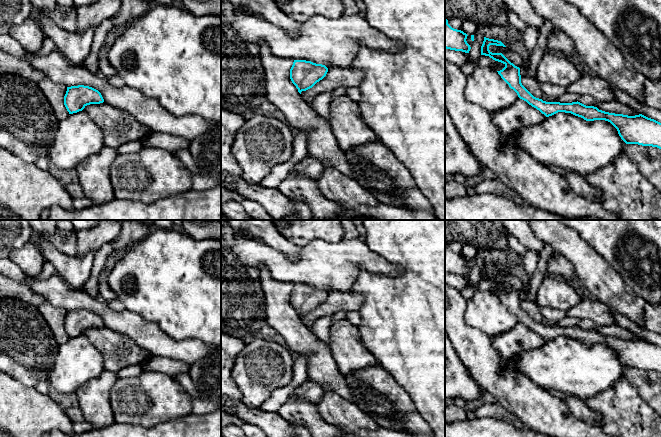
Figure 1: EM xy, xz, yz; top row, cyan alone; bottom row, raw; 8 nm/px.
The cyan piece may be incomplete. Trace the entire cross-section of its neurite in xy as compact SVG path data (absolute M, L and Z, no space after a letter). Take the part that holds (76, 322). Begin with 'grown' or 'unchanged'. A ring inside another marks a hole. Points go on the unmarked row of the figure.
unchanged | M78 309L67 311L64 329L69 338L82 335L87 329L103 327L101 317L89 310Z

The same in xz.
unchanged | M294 284L290 293L290 303L301 318L312 312L322 304L328 296L328 292L322 288L316 288L306 284Z

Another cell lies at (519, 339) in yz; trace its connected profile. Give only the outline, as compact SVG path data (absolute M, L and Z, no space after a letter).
M518 322L512 329L491 338L496 351L505 359L518 357L523 352L542 347L546 340Z

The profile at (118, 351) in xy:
M105 326L85 330L83 335L101 353L104 369L117 373L129 365L140 365L148 361L152 354L142 349L136 342L124 334Z

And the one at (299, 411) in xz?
M289 397L278 411L288 422L308 428L312 437L341 437L343 431L322 420L317 404Z

